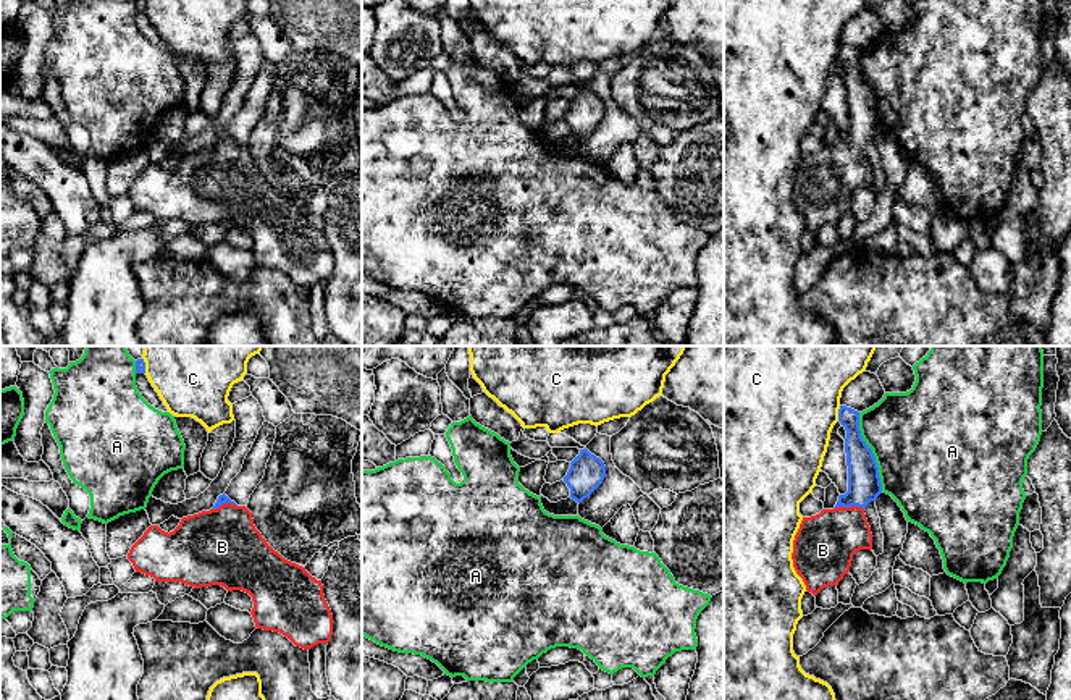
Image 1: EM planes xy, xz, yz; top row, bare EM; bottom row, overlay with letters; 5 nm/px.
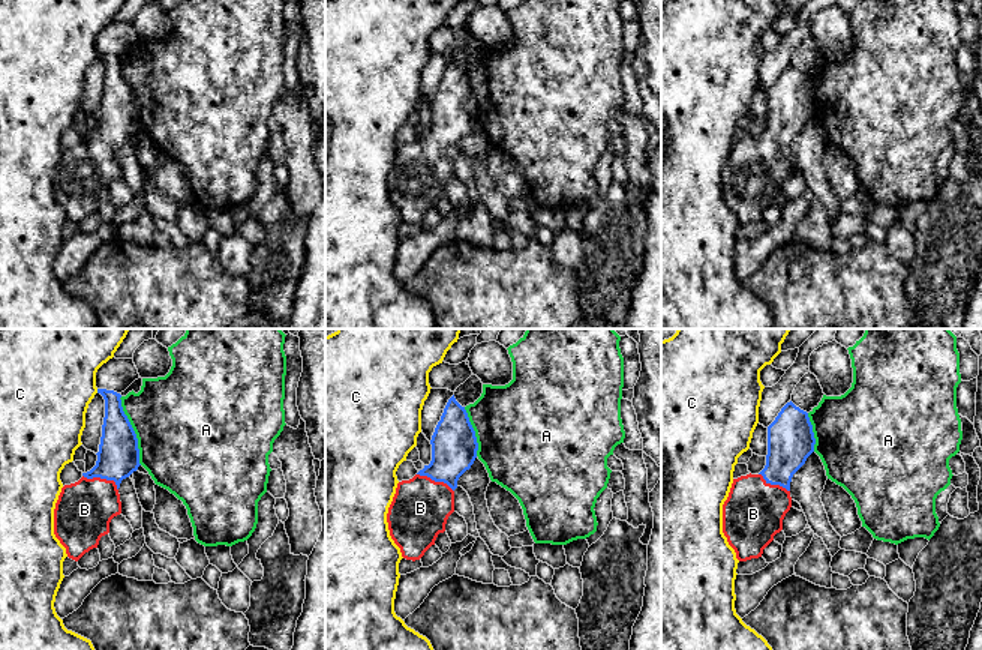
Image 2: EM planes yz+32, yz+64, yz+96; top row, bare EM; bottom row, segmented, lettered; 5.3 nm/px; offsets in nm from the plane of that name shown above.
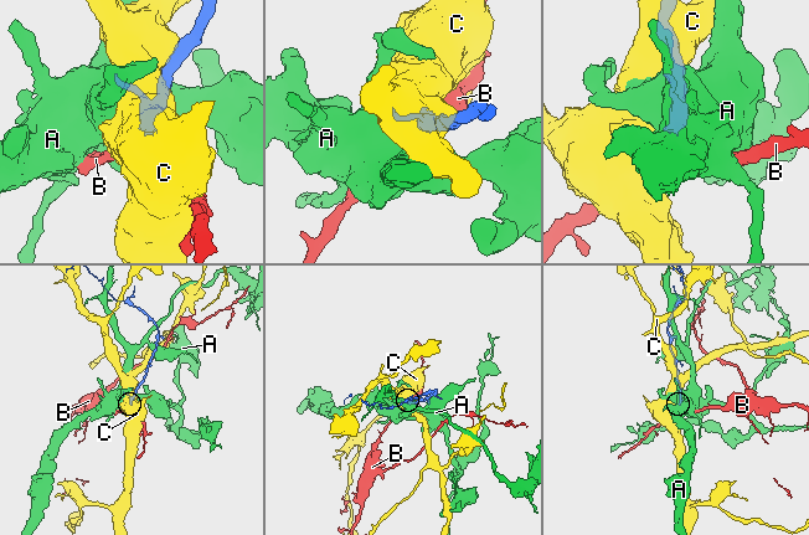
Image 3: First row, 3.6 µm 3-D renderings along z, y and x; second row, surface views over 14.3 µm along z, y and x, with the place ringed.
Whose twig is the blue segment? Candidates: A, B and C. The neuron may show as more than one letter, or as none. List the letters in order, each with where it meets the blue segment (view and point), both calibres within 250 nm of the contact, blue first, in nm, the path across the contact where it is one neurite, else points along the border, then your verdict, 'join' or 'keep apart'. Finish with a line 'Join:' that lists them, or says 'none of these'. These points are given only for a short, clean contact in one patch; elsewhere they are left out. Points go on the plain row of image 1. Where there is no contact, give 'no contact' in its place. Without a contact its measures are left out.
A: yz (871, 89) | 160/480 nm | keep apart
B: yz (848, 144) | 160/300 nm | across yz (865, 123), (848, 144), (847, 160), (824, 183) | join
C: yz (839, 52) | 140/480 nm | keep apart
Join: B

